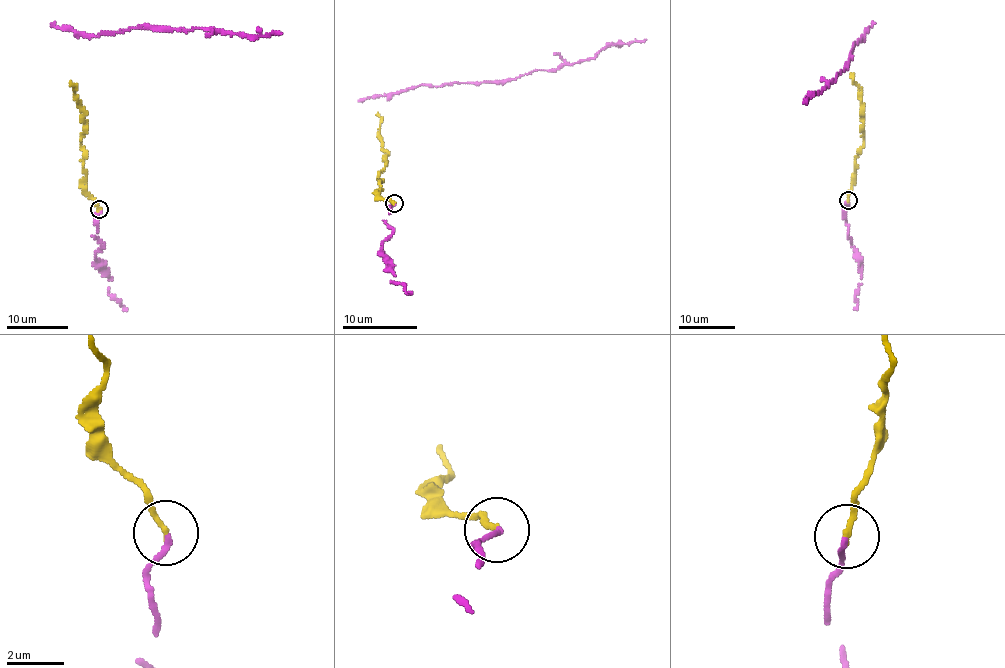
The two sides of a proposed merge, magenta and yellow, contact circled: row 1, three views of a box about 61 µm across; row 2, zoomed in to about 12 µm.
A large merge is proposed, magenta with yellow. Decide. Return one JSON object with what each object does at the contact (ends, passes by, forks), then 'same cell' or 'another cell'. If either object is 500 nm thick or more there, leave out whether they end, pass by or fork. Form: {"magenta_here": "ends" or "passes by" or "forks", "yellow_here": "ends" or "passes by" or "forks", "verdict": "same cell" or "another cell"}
{"magenta_here": "ends", "yellow_here": "ends", "verdict": "same cell"}

